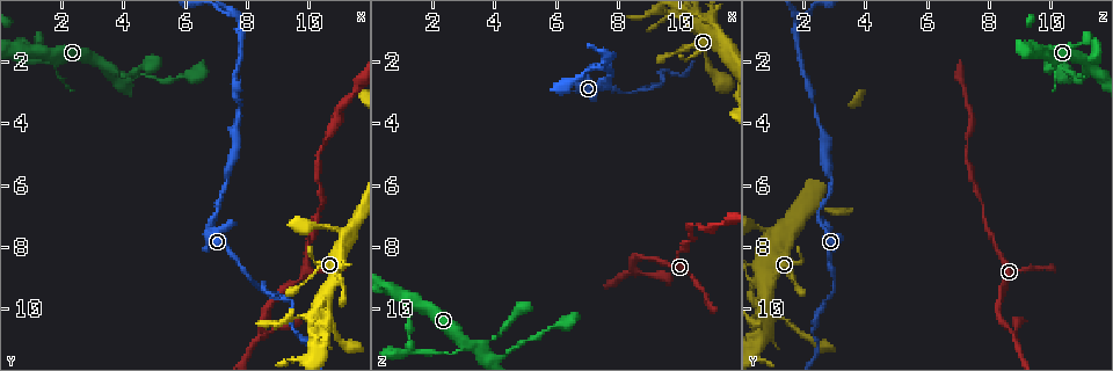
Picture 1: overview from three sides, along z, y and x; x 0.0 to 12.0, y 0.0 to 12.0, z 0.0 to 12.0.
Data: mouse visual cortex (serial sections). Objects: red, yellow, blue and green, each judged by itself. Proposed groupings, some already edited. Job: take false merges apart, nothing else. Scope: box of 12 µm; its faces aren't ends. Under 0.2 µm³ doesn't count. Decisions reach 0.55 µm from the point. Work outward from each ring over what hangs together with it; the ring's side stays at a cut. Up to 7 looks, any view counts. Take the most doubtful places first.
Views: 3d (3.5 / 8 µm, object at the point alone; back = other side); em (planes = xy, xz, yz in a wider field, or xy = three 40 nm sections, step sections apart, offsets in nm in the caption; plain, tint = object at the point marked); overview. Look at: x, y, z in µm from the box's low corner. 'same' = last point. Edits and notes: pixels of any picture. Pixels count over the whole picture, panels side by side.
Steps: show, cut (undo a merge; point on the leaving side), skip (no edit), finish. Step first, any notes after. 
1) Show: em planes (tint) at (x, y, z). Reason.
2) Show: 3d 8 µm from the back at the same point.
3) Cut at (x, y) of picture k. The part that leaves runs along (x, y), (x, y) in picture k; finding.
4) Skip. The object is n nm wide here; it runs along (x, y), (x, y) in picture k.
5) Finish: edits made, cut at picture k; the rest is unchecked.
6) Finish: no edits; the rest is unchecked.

Show: 3d 3.5 µm at (8.4, 10.7, 8.7). Abrupt turn.

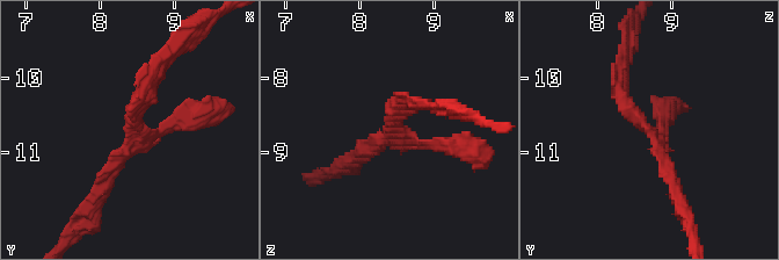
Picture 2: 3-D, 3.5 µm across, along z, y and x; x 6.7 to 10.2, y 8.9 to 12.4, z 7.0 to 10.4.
Show: em xy step 5 (tint) at (8.45, 10.70, 8.65). Shape alone is not enough.

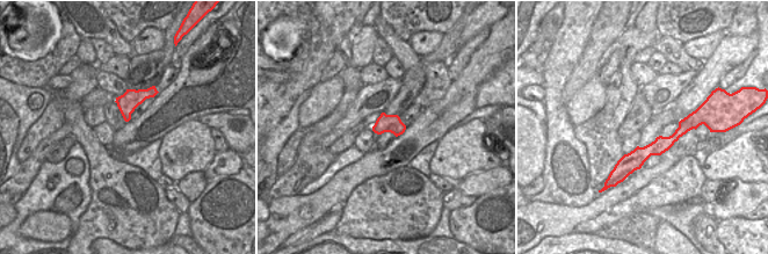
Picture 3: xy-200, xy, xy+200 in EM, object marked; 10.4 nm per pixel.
Skip. The object is 190 nm wide here; it runs along (621, 60), (621, 100), (655, 135), (667, 114) in picture 2; all the same cell.

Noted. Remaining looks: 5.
Show: em xy step 5 (tint) at (2.9, 1.9, 11.4). Sharp bend.

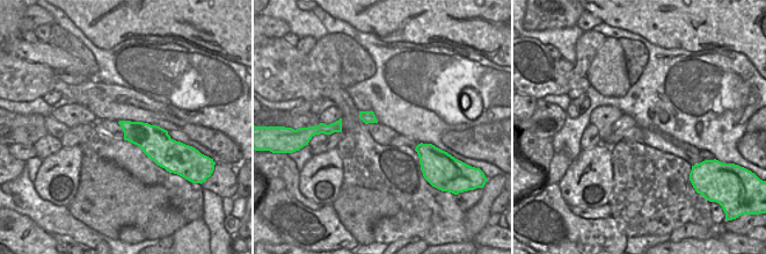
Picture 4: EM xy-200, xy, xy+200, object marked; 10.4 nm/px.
Show: 3d 3.5 µm at the same point.

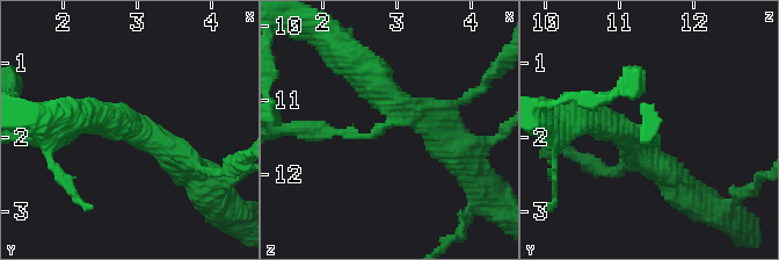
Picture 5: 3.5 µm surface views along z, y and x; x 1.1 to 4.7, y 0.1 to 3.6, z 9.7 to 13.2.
Skip. It runs along (582, 115), (624, 132), (653, 122), (650, 136) in picture 5; continuous, no second cell.

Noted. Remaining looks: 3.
Show: 3d 8 µm at (7.7, 3.4, 2.3). A narrow waist.

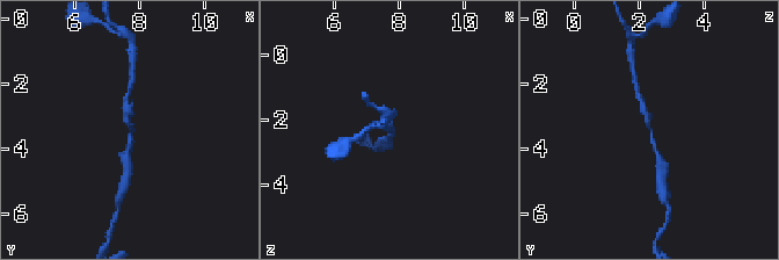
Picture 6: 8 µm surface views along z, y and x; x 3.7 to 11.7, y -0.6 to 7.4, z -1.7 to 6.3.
Show: em xy step 5 (tint) at (7.7, 3.4, 2.4). The arms are 200, 200 nm wide.

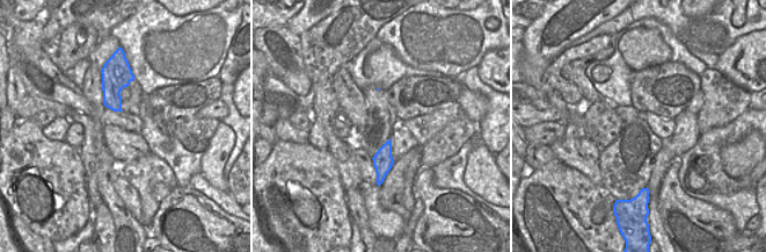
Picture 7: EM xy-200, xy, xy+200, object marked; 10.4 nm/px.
Skip. It runs along (662, 161), (652, 139), (642, 101) in picture 6; all the same cell.

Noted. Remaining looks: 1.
Finish: no edits; the rest is unchecked.

